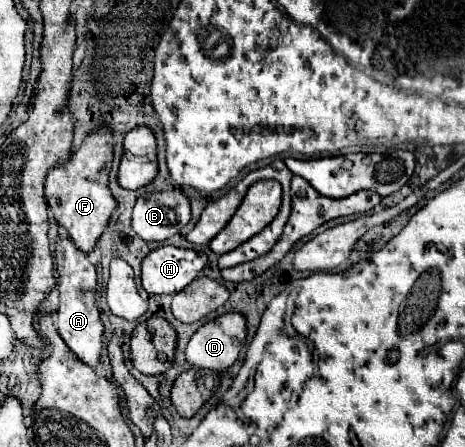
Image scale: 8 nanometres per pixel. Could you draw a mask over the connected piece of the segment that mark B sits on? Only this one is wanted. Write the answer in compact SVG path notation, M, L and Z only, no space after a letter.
M180 191L144 193L132 213L132 229L144 241L166 241L190 221L190 203Z

